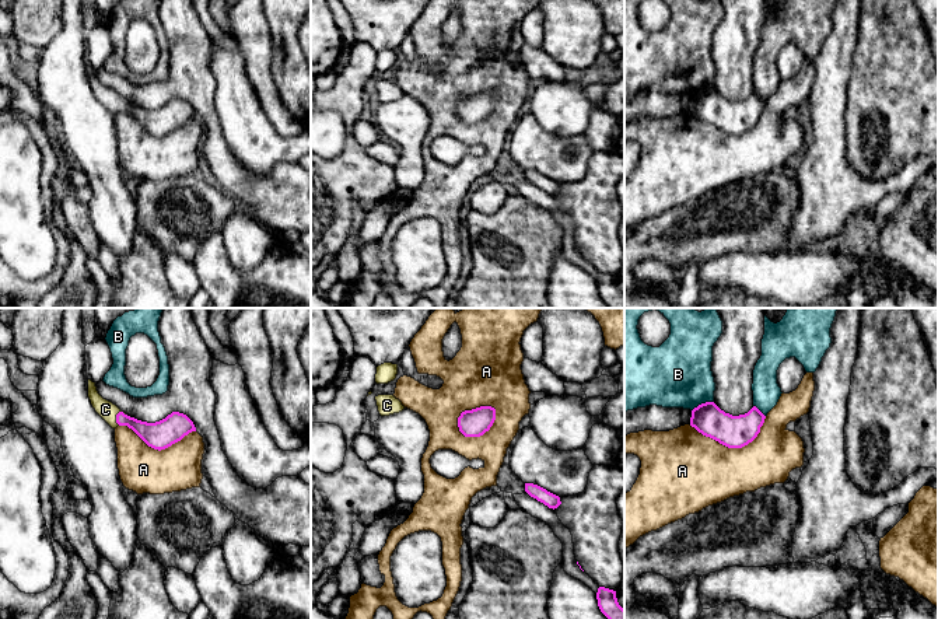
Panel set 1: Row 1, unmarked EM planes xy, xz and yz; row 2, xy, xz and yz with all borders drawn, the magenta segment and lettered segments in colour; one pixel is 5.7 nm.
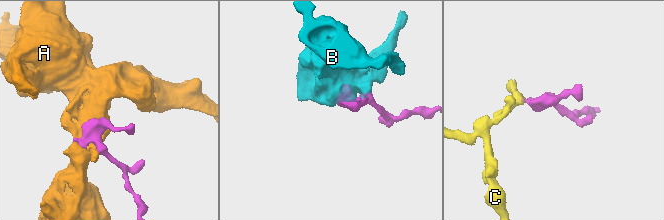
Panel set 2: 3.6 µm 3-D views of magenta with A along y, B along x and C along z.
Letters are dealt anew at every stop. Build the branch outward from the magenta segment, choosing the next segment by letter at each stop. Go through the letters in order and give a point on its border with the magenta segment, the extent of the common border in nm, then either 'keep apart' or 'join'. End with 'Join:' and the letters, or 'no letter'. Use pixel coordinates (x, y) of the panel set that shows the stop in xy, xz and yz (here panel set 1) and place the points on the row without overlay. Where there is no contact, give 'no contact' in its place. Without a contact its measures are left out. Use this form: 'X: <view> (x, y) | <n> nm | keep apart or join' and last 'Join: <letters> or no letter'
A: xz (469, 97) | 260 nm | keep apart
B: yz (702, 90) | 140 nm | keep apart
C: xy (116, 104) | 90 nm | join
Join: C

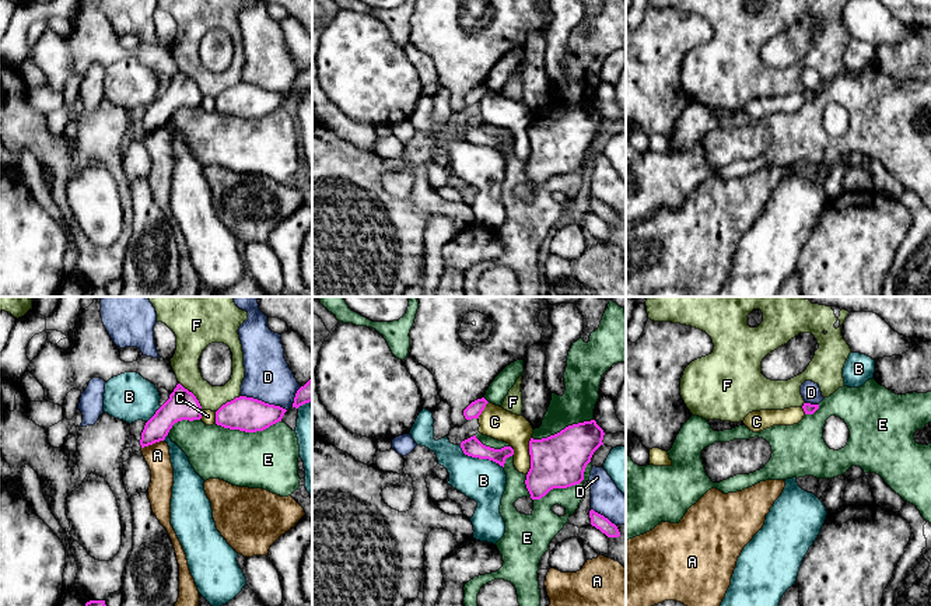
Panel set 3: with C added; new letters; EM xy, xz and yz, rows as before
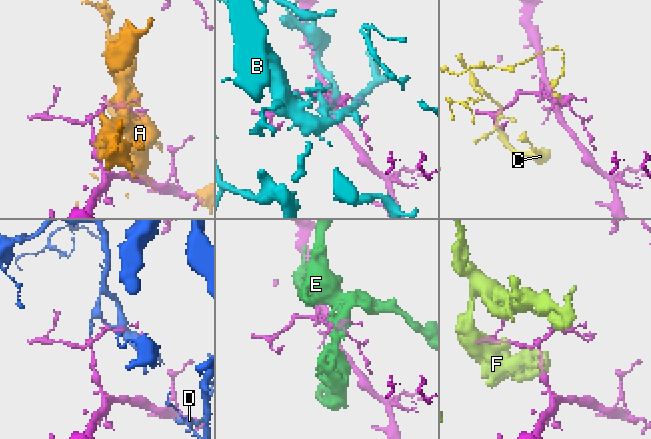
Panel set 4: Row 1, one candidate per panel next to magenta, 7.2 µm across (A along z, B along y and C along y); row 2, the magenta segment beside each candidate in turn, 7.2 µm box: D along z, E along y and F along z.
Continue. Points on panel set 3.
A: xy (151, 130) | 140 nm | keep apart
B: xz (480, 144) | 280 nm | keep apart
C: xz (531, 143) | 220 nm | keep apart
D: xy (263, 88) | 280 nm | keep apart
E: xz (567, 172) | 400 nm | keep apart
F: xy (195, 83) | 220 nm | keep apart
Join: no letter

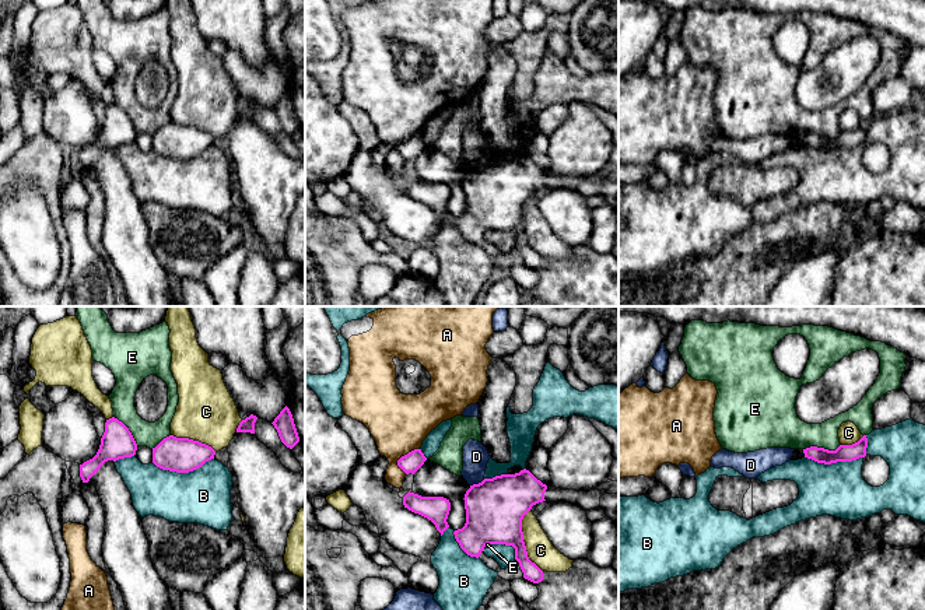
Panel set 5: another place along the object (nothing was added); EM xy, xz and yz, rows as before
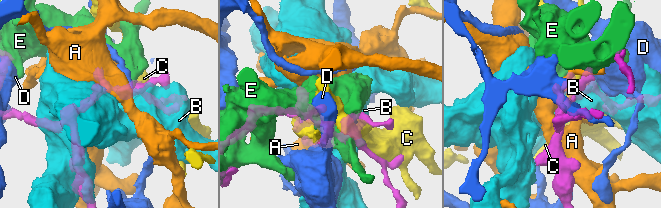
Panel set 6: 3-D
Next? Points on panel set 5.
A: xz (402, 143) | 170 nm | keep apart
B: xy (182, 158) | 360 nm | keep apart
C: xz (522, 227) | 360 nm | keep apart
D: xz (479, 169) | 100 nm | keep apart
E: yz (822, 135) | 220 nm | keep apart
Join: no letter

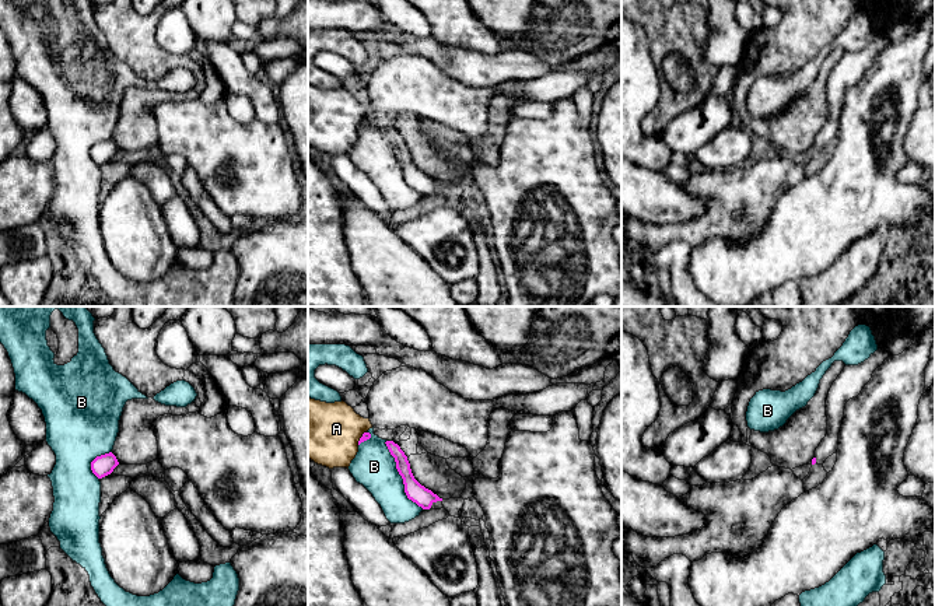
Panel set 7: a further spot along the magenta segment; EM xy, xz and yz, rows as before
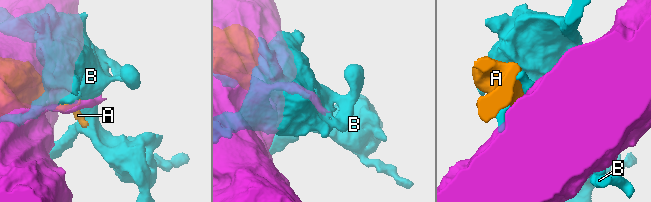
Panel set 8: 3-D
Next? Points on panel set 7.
A: xz (360, 125) | 90 nm | keep apart
B: xz (402, 164) | 440 nm | keep apart
Join: no letter

